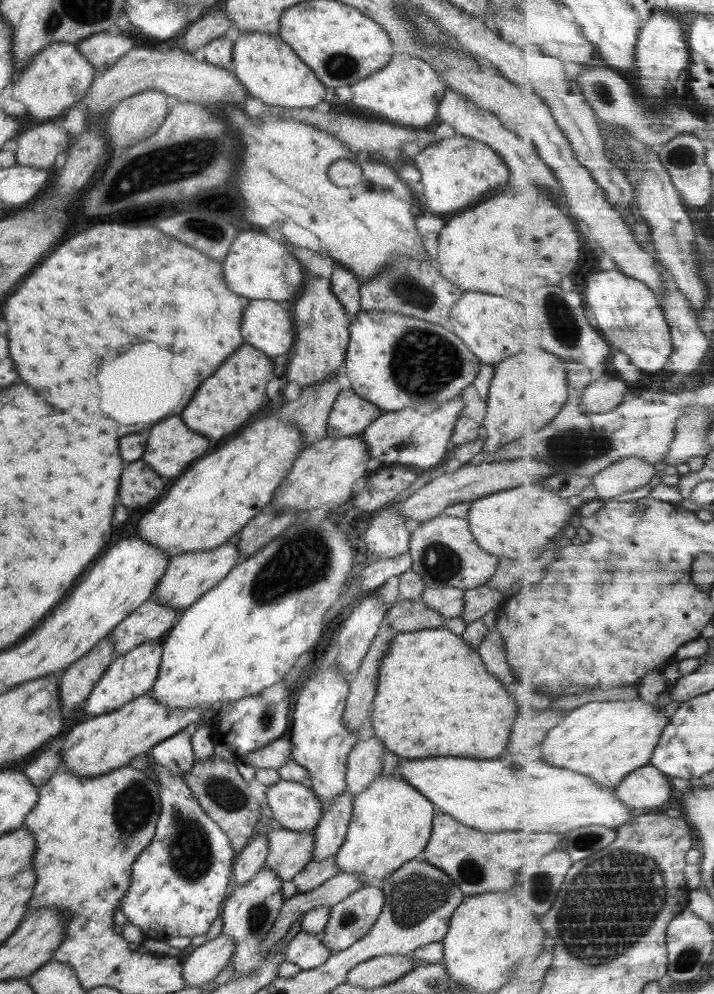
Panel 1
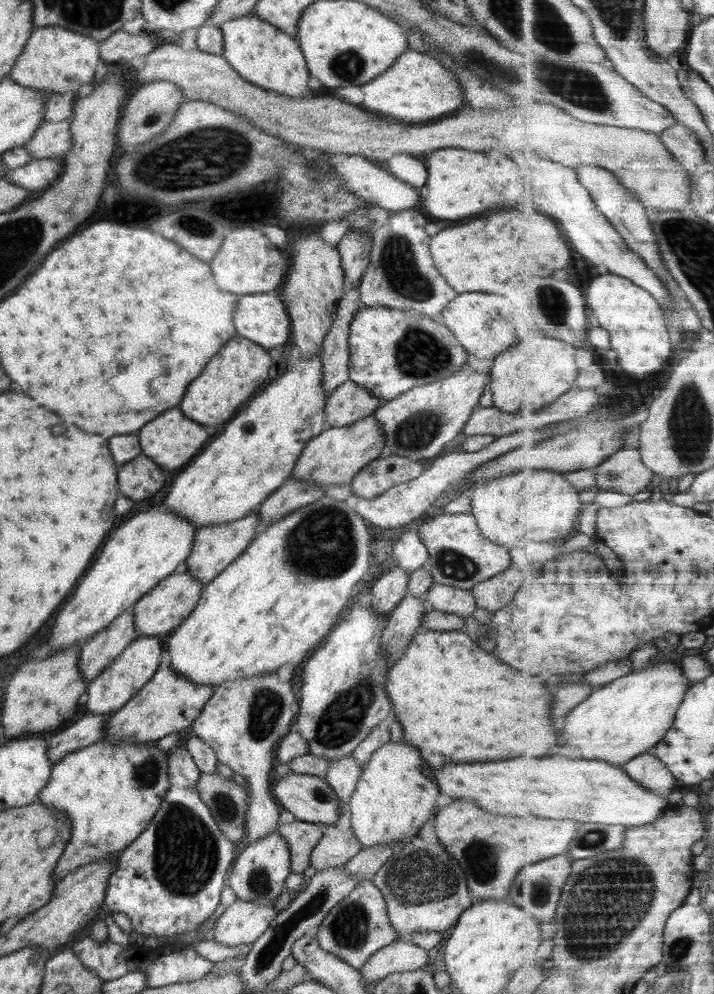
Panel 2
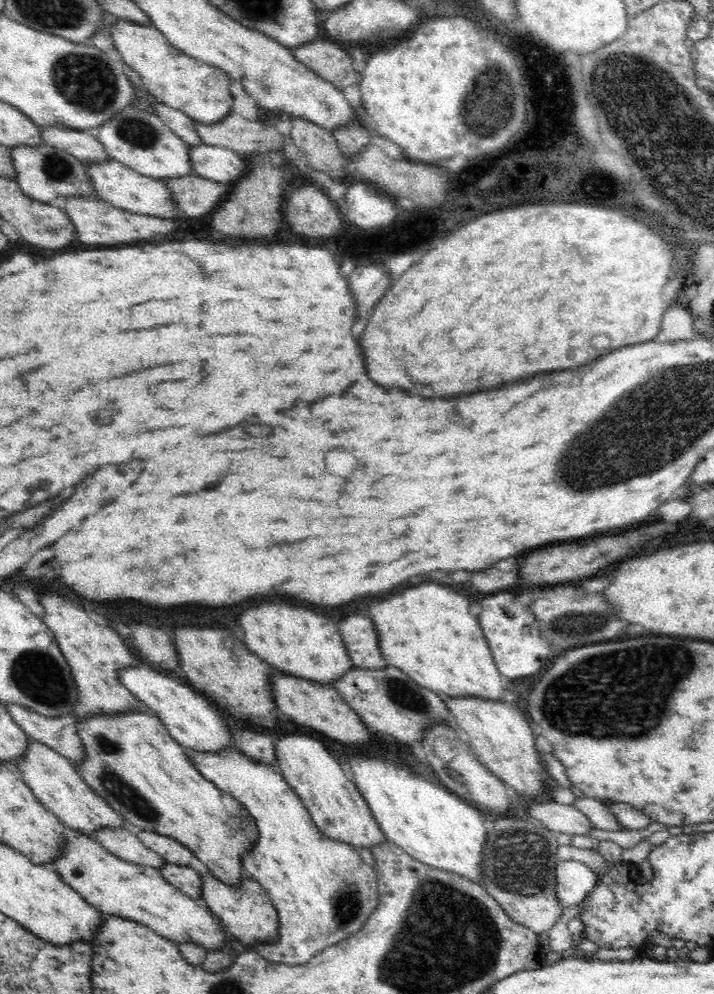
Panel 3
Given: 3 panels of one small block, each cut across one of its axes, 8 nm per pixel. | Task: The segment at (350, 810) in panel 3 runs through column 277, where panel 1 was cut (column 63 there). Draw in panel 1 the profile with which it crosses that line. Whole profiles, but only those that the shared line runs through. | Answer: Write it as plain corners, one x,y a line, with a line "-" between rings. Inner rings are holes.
146,693
143,696
138,696
136,699
128,702
126,705
121,706
120,708
116,709
115,711
109,712
108,714
98,715
97,717
93,717
92,719
88,720
88,722
80,722
80,724
76,724
74,728
72,728
72,732
68,734
68,738
66,740
62,740
62,742
54,742
56,746
54,748
58,748
58,750
50,750
49,747
45,747
42,752
39,752
39,756
37,755
36,758
34,758
34,762
30,762
26,768
24,768
24,771
26,775
28,775
28,778
30,778
30,781
34,783
34,785
41,787
46,781
59,769
64,769
66,772
72,772
76,775
82,775
82,777
96,777
98,775
106,774
108,771
116,770
118,768
122,768
124,766
127,766
130,764
130,762
139,754
142,753
148,753
149,750
154,747
154,745
161,743
163,740
166,740
169,736
178,734
181,730
184,730
189,724
196,724
196,722
200,722
202,718
204,718
204,712
206,712
206,709
204,707
190,707
188,709
182,709
182,707
168,707
168,705
159,704
158,700
154,699
154,696
152,694

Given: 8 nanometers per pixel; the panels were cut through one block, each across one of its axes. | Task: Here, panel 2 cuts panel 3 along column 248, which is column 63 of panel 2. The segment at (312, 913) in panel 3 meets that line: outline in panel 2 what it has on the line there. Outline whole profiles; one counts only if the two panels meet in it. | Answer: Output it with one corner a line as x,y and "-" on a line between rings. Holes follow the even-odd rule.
98,741
70,752
53,764
48,784
41,788
38,801
48,808
55,808
67,814
72,821
69,841
60,855
53,880
59,881
66,872
74,872
85,864
111,858
121,853
148,826
166,796
168,780
168,751
158,749
156,741
130,744
121,742
114,746

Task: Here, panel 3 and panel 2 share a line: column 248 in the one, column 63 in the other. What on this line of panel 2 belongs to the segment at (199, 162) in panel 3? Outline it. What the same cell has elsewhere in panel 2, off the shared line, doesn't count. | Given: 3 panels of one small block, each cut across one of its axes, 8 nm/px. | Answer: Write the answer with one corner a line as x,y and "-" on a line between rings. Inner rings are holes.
61,158
32,159
20,168
13,168
5,175
12,184
26,190
41,190
56,181
64,172

